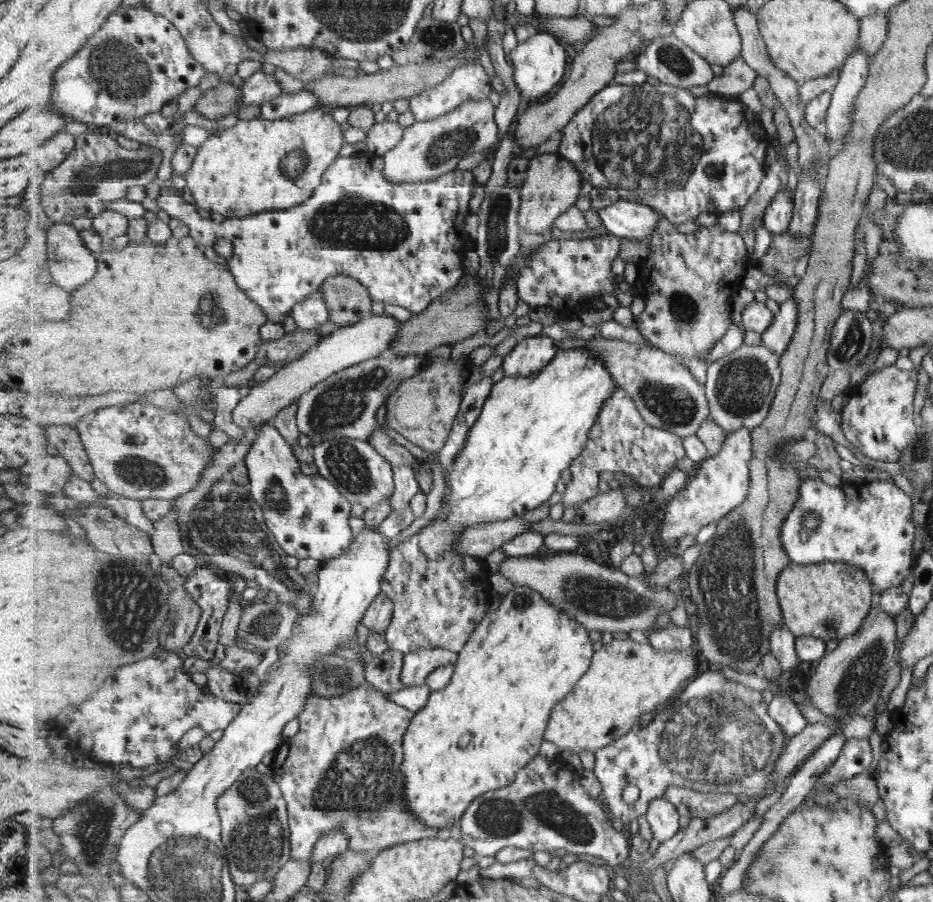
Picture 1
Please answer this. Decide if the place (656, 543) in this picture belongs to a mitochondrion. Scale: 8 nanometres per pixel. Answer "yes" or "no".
no

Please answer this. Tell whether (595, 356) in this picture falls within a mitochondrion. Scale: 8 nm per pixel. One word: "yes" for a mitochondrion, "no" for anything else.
no

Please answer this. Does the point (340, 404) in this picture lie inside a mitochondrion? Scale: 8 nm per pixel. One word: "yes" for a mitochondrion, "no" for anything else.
yes

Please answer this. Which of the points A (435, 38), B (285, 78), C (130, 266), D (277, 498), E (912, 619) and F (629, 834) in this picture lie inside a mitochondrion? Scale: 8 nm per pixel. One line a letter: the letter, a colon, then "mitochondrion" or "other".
A: mitochondrion
B: other
C: other
D: mitochondrion
E: other
F: other

